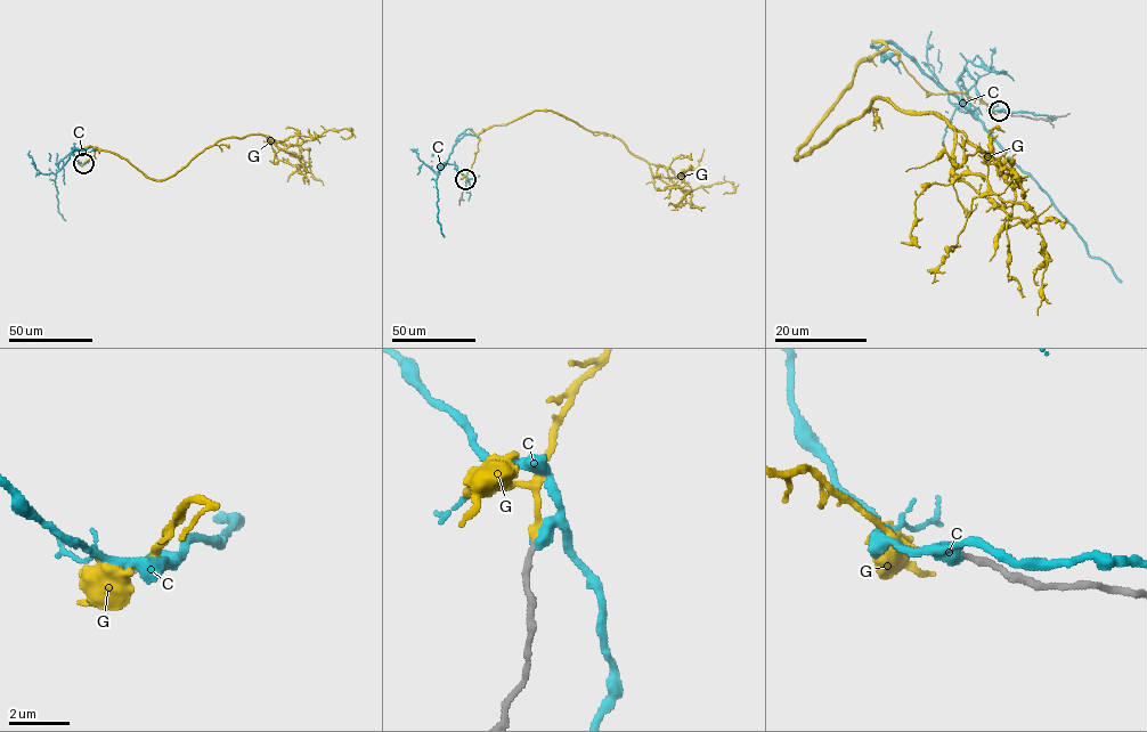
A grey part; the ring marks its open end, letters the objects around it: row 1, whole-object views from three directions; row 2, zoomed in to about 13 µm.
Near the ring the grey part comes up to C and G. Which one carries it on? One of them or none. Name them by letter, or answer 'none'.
G

